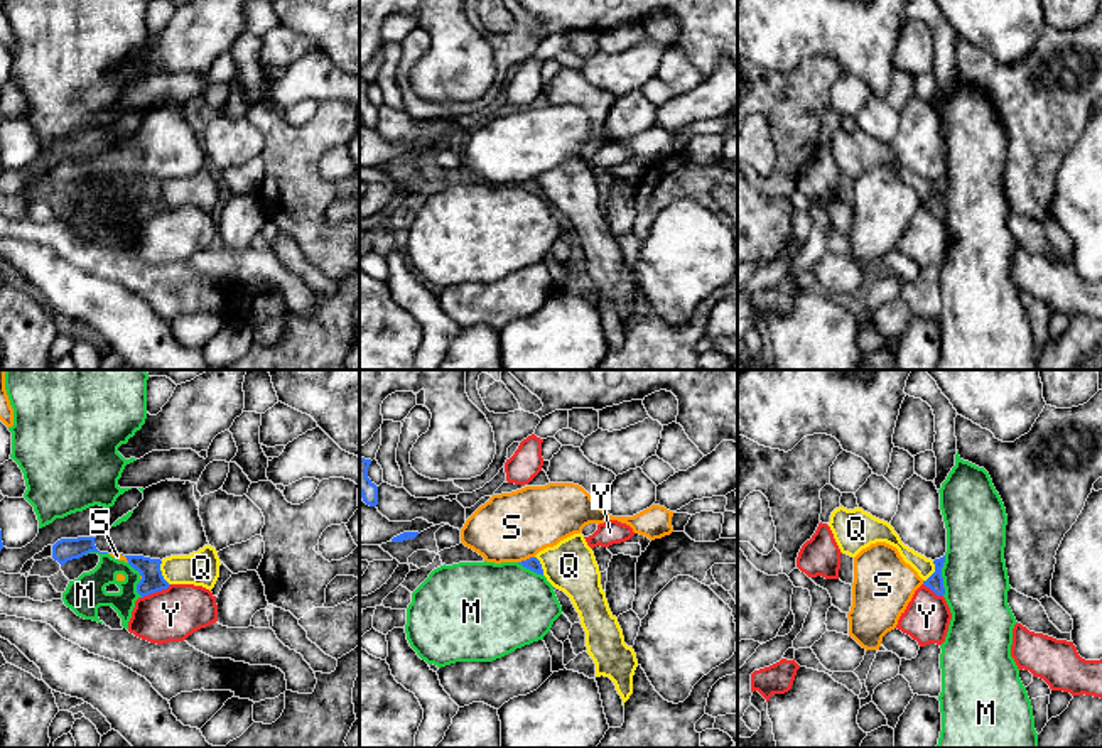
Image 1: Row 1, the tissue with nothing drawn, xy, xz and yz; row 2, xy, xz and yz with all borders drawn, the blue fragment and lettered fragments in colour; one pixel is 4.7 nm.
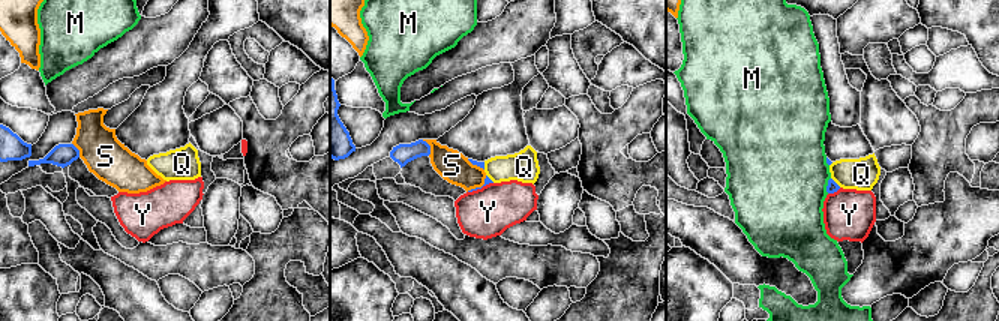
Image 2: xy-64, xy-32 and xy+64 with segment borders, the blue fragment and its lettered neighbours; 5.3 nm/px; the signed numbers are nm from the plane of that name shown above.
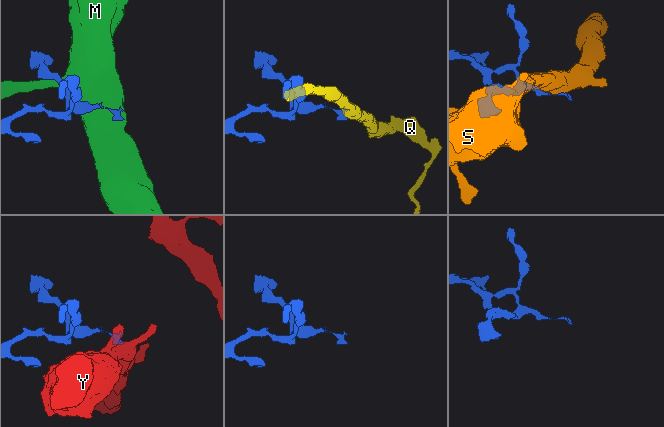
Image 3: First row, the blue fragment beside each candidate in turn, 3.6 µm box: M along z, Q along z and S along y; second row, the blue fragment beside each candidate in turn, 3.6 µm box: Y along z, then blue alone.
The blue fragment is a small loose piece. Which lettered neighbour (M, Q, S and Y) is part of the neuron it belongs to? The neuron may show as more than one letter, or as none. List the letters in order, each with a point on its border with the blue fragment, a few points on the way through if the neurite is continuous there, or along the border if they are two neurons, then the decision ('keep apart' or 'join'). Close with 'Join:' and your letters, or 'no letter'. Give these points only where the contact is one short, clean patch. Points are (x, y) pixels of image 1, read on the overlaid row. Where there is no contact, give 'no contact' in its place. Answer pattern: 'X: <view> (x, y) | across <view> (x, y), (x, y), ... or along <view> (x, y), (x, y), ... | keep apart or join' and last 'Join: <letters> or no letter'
M: yz (940, 576) | keep apart
Q: xy (161, 573) | along xy (161, 561), (161, 574), (169, 585) | keep apart
S: xz (527, 559) | keep apart
Y: xy (156, 591) | along xy (171, 585), (142, 598) | keep apart
Join: no letter

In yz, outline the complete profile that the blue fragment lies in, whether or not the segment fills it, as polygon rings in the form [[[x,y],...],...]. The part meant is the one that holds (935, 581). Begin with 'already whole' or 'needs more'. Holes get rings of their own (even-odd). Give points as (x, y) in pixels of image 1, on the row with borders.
needs more | [[[916,473],[906,480],[899,490],[898,512],[889,523],[905,545],[933,561],[935,572],[923,584],[937,596],[943,596],[942,567],[947,552],[947,528],[935,483]]]

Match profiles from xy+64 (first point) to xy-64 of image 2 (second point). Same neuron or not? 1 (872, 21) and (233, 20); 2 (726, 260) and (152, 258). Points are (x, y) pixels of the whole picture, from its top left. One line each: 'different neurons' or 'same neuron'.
1: different neurons
2: different neurons

